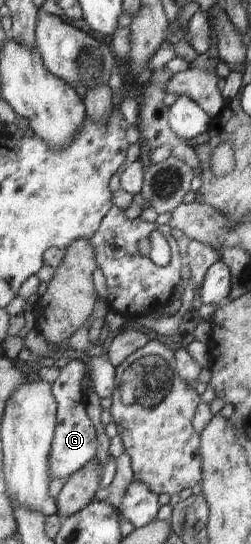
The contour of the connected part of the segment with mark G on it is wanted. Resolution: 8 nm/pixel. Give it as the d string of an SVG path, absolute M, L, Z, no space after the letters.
M73 359L61 368L59 377L51 385L53 396L57 401L57 424L48 456L48 474L51 480L65 479L76 470L82 469L91 459L95 459L99 443L96 440L95 427L85 412L86 395L81 388L85 374L87 374L87 364Z

